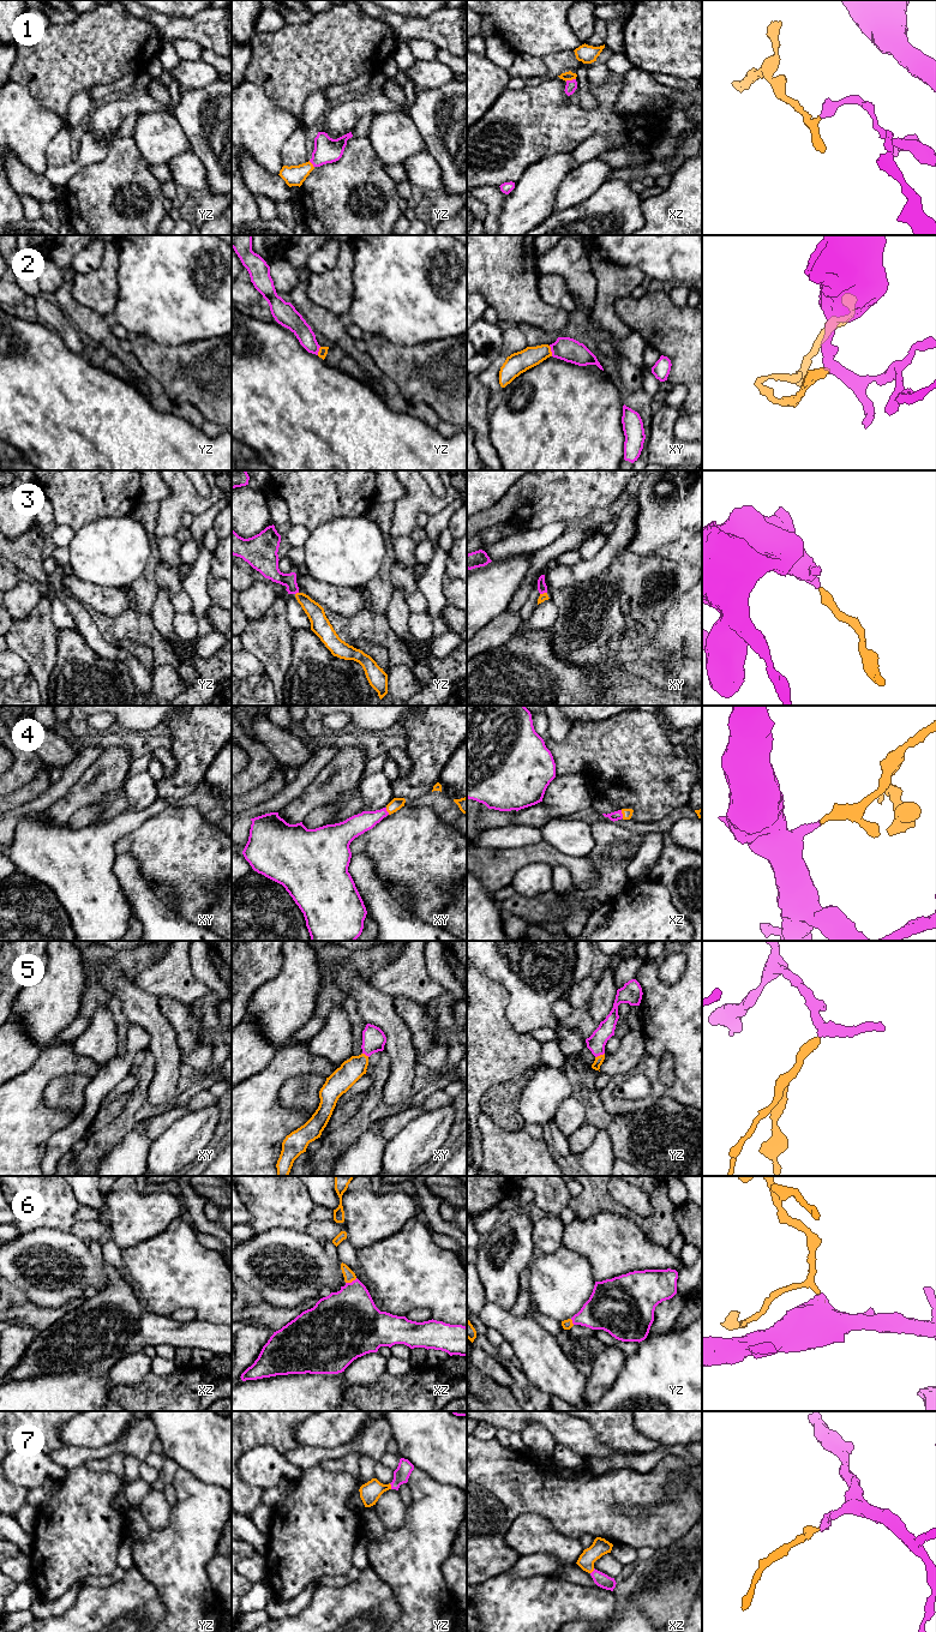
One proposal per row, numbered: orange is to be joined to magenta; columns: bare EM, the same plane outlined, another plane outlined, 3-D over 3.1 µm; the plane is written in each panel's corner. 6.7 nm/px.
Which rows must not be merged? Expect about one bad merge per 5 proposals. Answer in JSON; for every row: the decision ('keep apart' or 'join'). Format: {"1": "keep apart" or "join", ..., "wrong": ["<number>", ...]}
{"1": "join", "2": "keep apart", "3": "join", "4": "join", "5": "join", "6": "join", "7": "join", "wrong": ["2"]}

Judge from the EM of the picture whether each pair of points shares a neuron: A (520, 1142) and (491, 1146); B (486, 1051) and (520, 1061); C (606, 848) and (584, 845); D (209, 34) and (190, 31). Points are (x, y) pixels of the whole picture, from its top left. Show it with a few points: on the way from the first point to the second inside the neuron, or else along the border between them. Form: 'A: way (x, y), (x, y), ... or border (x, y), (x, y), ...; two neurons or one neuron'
A: way (512, 1146), (498, 1146); one neuron
B: way (494, 1052), (511, 1054); one neuron
C: border (592, 824), (593, 848), (587, 856); two neurons
D: way (204, 31), (194, 31); one neuron

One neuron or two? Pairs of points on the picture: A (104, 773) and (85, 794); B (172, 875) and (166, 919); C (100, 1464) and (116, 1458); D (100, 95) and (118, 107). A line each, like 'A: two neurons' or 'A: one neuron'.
A: one neuron
B: two neurons
C: one neuron
D: two neurons

